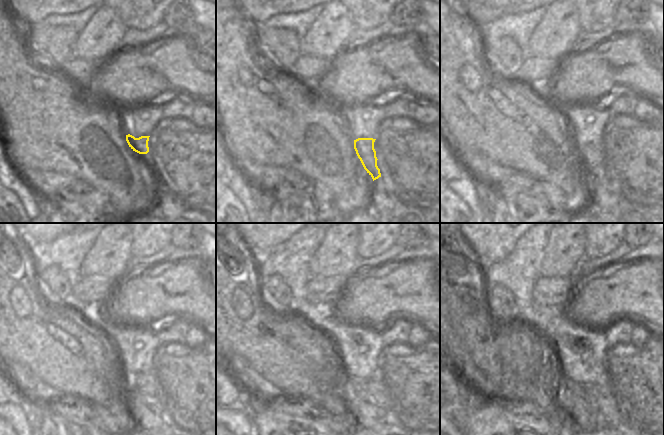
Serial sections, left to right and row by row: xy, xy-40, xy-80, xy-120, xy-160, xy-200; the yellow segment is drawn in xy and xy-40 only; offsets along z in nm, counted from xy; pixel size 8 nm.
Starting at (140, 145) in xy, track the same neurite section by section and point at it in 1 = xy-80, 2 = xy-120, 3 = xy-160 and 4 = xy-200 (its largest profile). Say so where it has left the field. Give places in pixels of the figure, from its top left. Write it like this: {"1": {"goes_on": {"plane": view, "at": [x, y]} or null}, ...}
{"1": {"goes_on": {"plane": "xy-80", "at": [592, 155]}}, "2": {"goes_on": {"plane": "xy-120", "at": [146, 384]}}, "3": {"goes_on": {"plane": "xy-160", "at": [379, 391]}}, "4": {"goes_on": {"plane": "xy-200", "at": [608, 406]}}}

